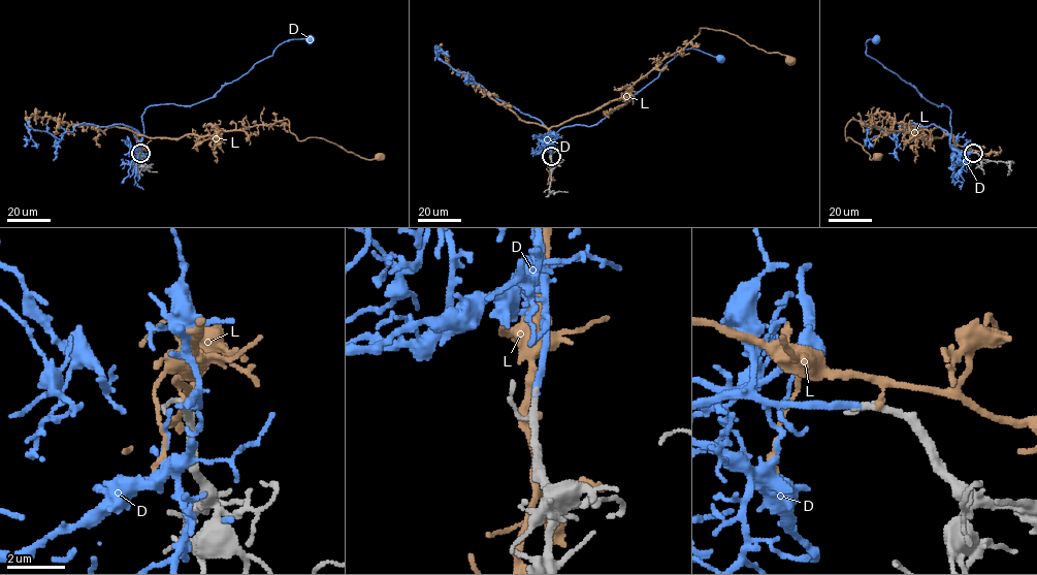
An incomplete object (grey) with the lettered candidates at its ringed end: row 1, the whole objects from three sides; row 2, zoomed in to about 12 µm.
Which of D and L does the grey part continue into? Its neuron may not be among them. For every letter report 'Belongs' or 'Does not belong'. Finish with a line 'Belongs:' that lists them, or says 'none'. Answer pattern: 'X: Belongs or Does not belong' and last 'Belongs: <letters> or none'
D: Belongs
L: Does not belong
Belongs: D

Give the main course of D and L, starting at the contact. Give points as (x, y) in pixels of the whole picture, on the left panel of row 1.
D: (140, 152), (141, 115), (148, 107), (191, 105), (212, 98), (223, 86), (271, 56), (285, 41), (314, 40)
L: (140, 152), (137, 135), (212, 136), (286, 119), (300, 140), (322, 138), (367, 159), (380, 156)

